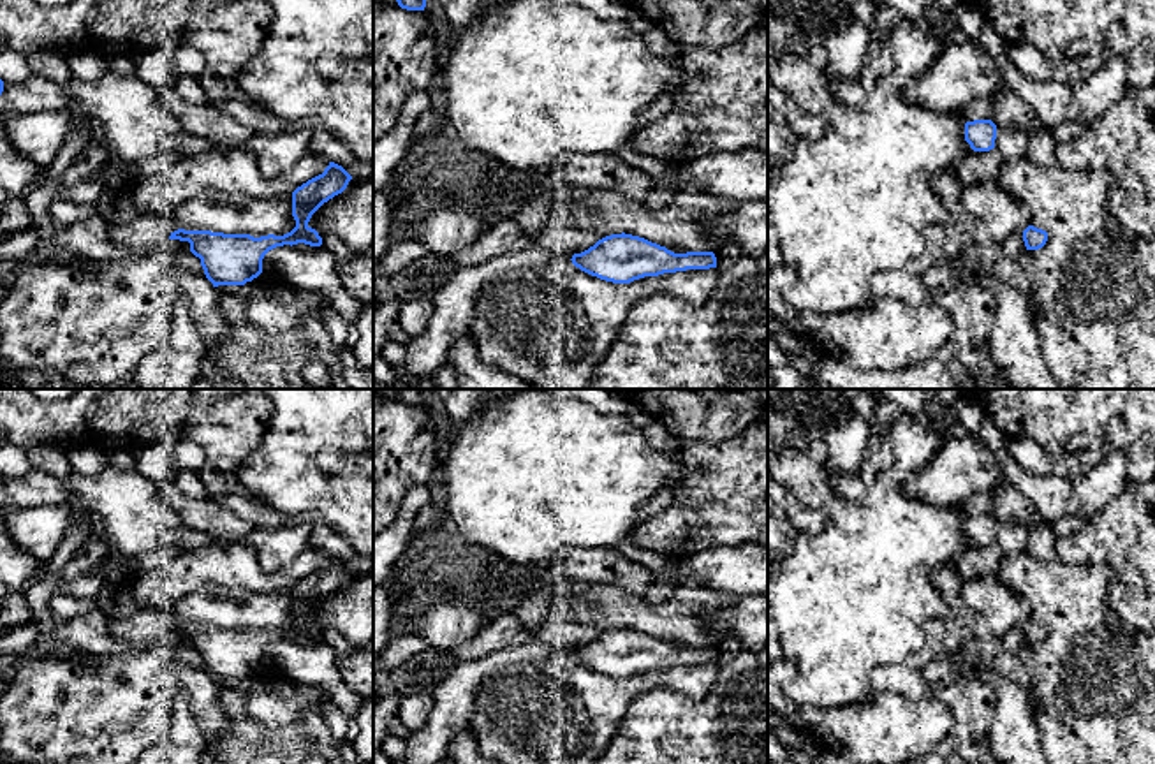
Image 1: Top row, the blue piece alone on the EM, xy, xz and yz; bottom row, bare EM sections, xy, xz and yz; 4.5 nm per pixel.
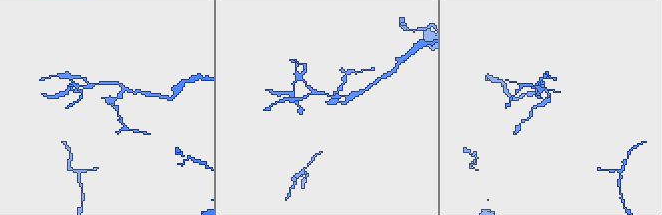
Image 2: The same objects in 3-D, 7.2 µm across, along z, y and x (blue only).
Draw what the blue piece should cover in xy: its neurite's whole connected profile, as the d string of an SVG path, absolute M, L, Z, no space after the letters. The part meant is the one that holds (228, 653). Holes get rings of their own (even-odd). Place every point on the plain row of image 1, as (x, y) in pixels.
M329 556L322 569L308 574L292 586L292 611L296 621L283 630L224 628L211 625L178 623L160 609L141 609L130 618L109 616L111 637L153 646L169 634L190 637L190 646L201 653L206 672L218 680L245 680L262 667L264 650L283 639L305 637L320 641L322 632L308 620L312 609L329 593L342 588L352 570L338 558Z

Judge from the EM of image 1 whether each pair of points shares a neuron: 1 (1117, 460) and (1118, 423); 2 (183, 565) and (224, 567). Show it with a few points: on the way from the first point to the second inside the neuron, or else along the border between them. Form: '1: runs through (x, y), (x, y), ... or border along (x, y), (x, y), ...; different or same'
1: border along (1124, 448), (1094, 465); different
2: runs through (194, 565), (213, 565); same

